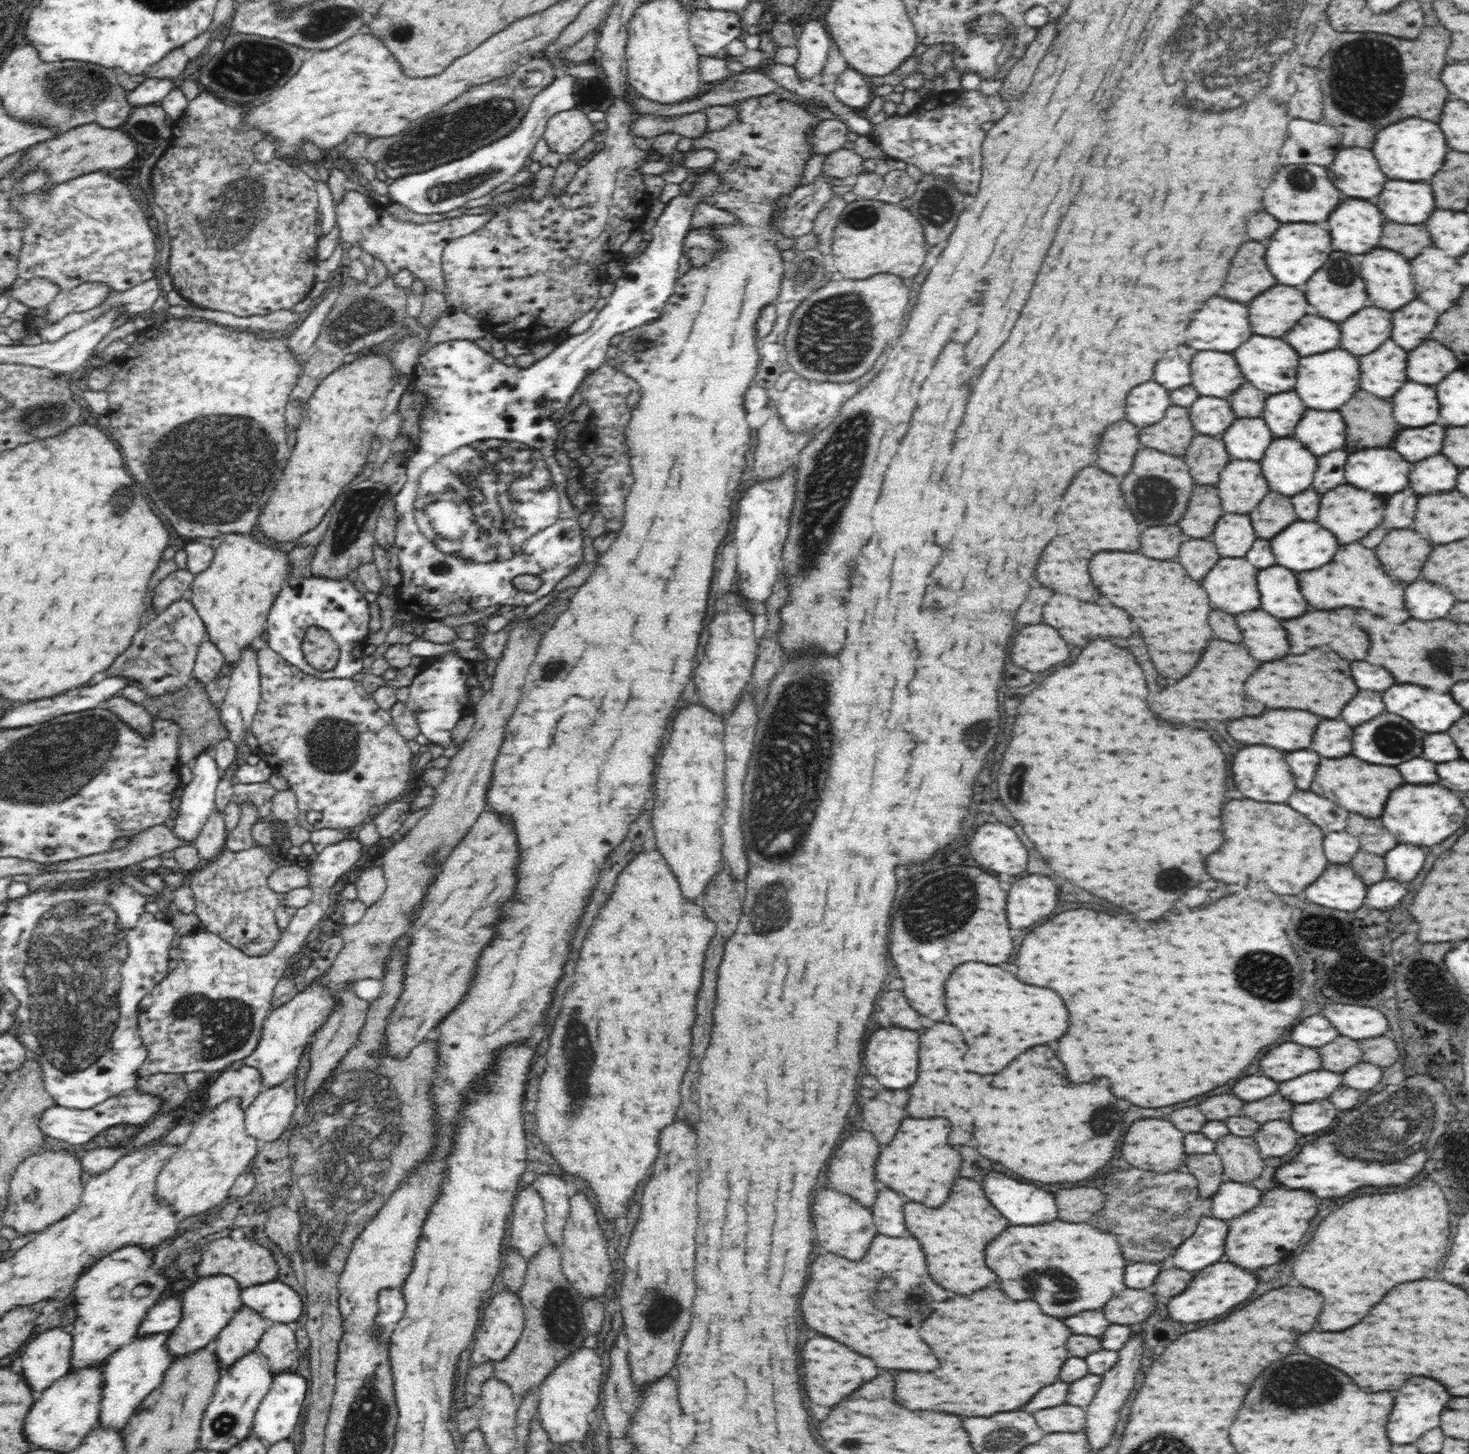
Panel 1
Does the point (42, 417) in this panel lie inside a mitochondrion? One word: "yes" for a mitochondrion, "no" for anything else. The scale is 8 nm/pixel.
yes

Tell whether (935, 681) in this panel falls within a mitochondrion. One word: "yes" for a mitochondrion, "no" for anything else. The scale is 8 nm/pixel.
no

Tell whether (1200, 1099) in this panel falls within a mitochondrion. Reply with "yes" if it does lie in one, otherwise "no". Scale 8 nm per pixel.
no

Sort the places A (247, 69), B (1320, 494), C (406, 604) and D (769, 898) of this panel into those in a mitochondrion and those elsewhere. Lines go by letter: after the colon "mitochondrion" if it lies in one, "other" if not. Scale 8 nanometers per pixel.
A: mitochondrion
B: other
C: other
D: mitochondrion

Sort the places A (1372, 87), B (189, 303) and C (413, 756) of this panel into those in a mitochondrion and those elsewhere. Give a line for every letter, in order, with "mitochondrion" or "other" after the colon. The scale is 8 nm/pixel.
A: mitochondrion
B: other
C: other

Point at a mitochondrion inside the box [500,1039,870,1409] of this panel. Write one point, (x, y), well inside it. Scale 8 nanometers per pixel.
(560, 1319)

